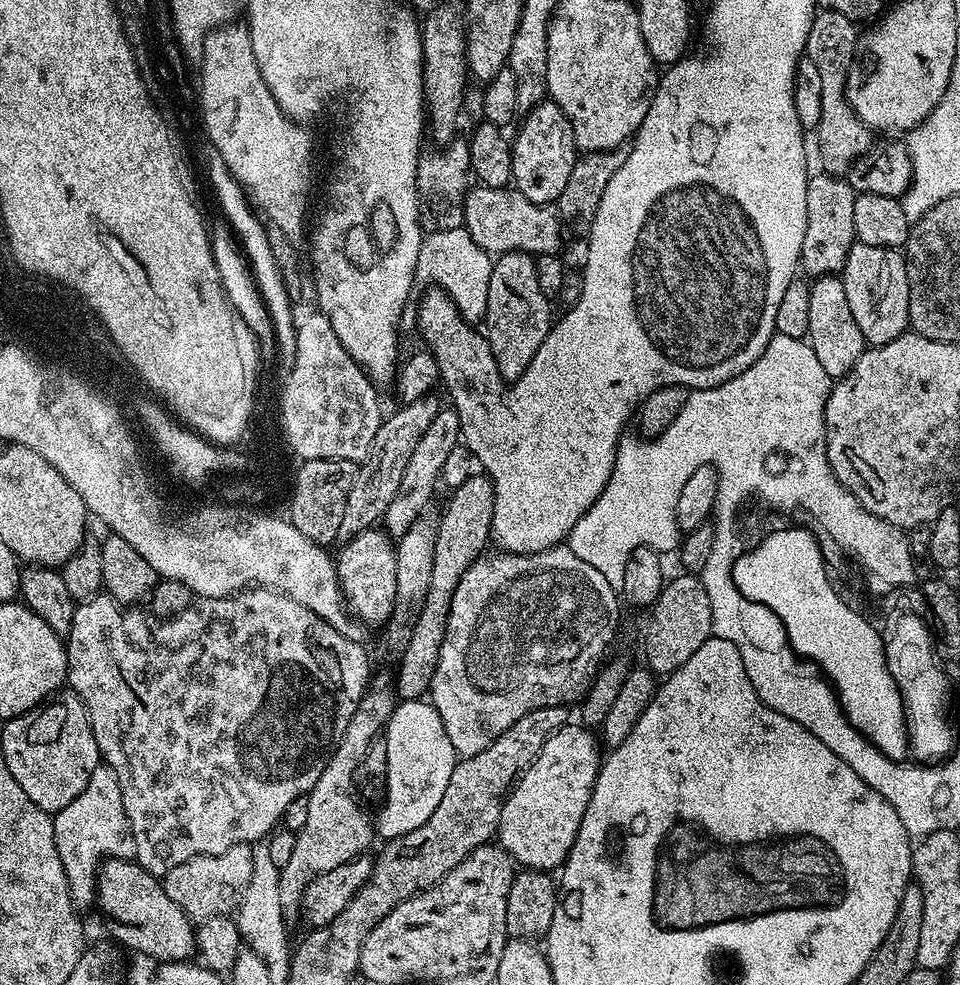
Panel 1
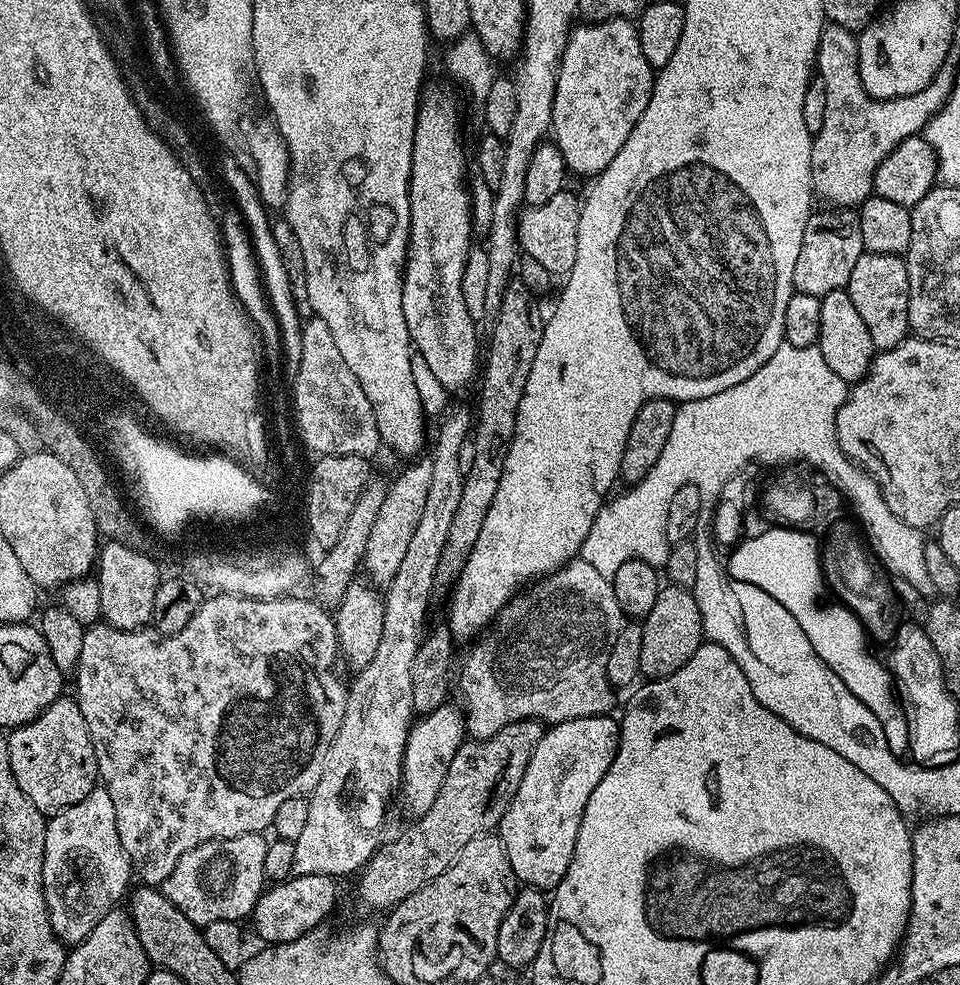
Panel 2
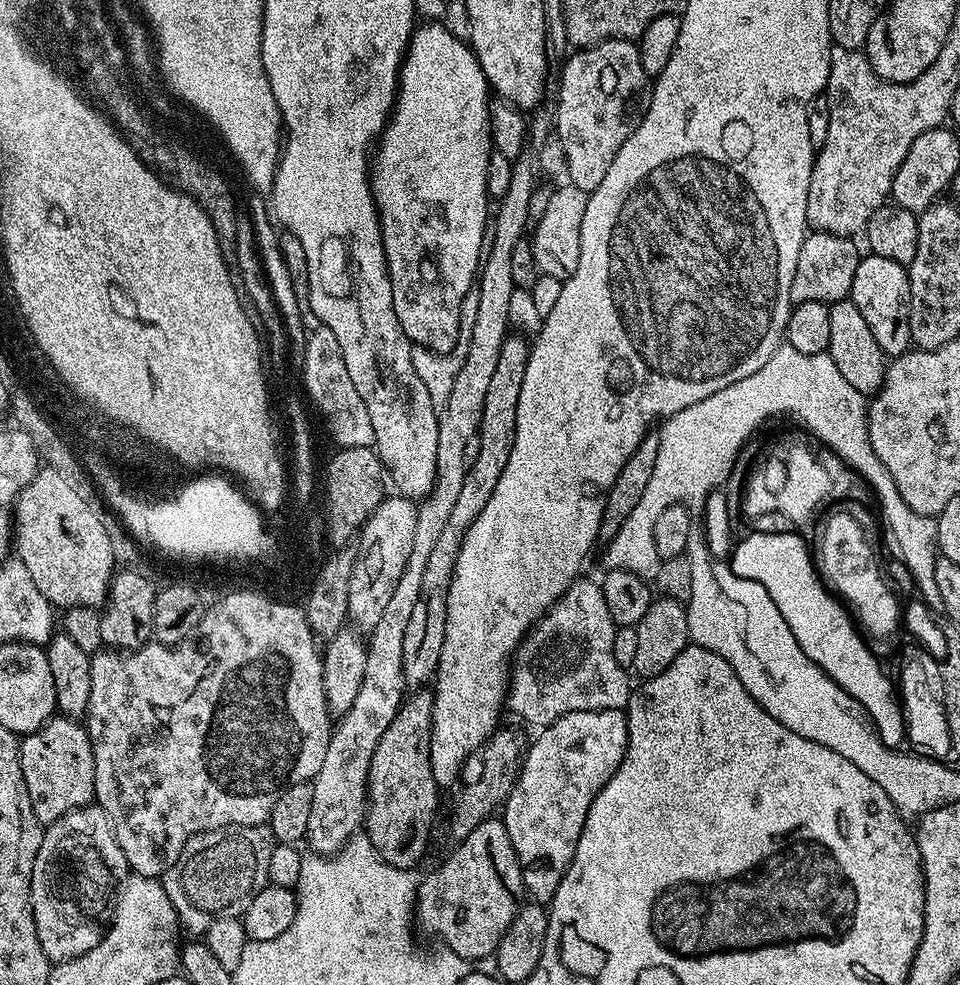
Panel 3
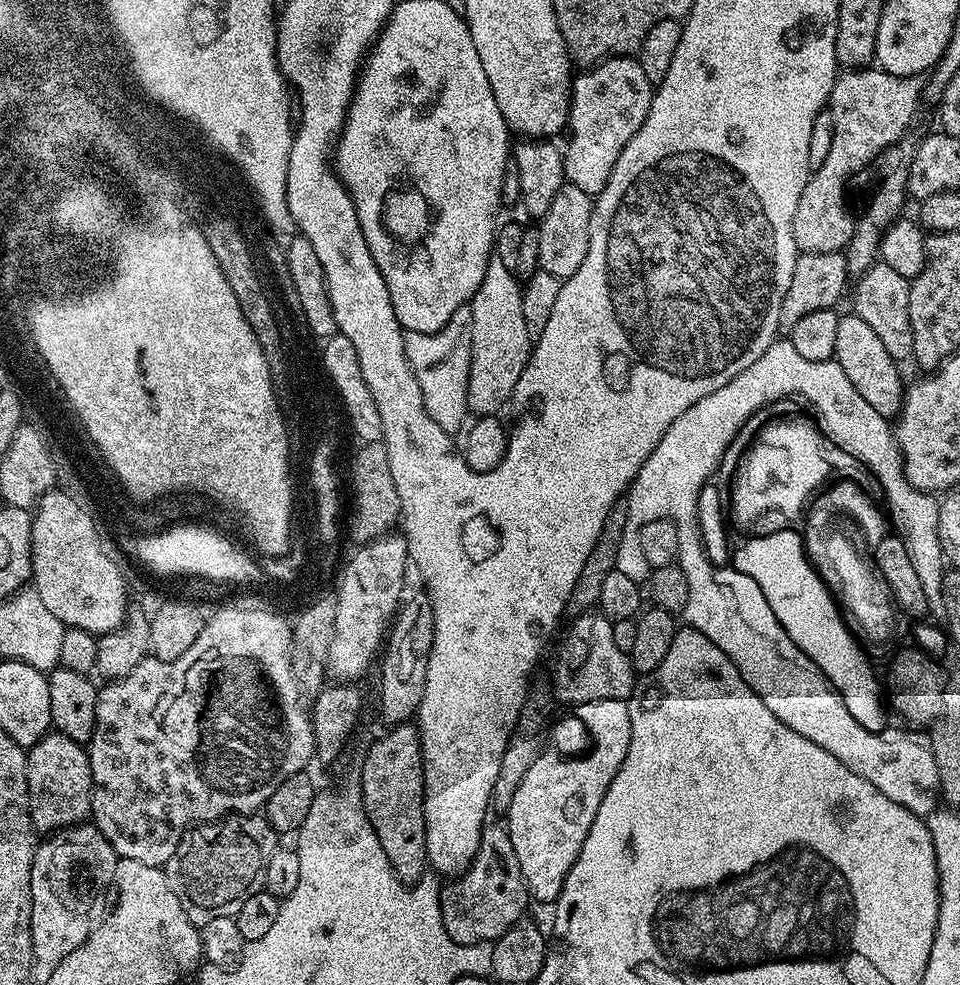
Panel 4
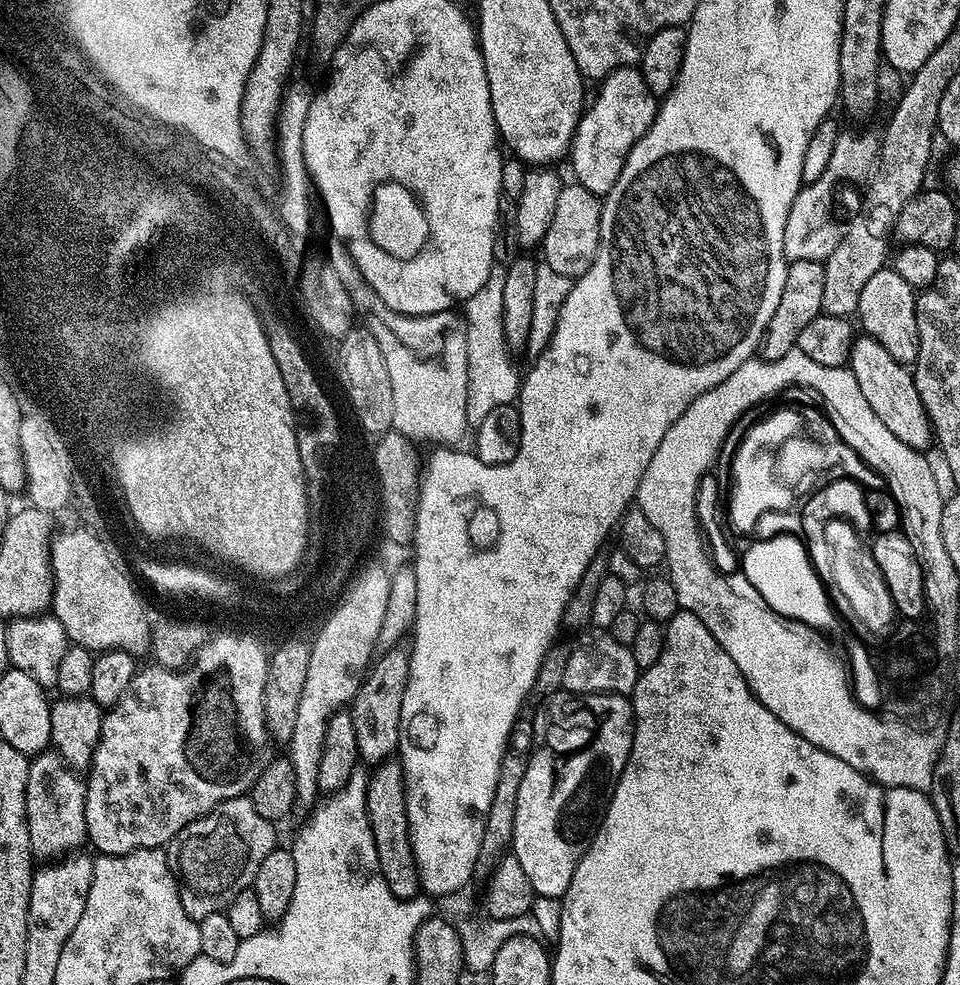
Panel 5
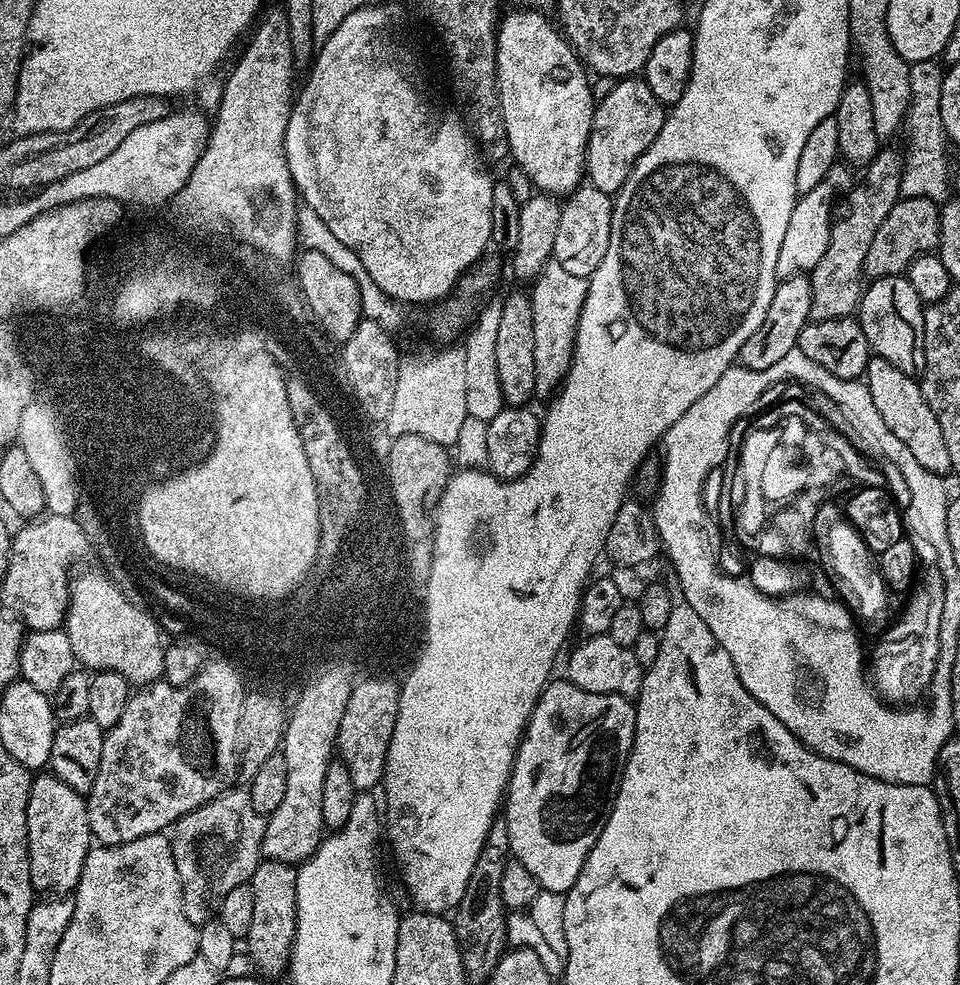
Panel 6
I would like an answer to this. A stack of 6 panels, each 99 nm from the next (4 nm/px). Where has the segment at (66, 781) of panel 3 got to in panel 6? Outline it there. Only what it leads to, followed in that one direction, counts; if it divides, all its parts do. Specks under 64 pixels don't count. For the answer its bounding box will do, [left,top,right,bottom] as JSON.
[26,774,94,894]

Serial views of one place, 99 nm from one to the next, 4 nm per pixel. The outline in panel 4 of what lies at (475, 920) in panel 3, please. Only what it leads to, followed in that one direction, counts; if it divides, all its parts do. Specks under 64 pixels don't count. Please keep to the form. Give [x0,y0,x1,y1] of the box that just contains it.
[440,823,530,944]

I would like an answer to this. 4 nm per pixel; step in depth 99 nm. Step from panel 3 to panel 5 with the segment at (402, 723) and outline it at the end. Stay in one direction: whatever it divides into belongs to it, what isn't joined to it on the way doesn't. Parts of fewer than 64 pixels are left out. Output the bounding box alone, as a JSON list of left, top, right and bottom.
[366,758,421,900]

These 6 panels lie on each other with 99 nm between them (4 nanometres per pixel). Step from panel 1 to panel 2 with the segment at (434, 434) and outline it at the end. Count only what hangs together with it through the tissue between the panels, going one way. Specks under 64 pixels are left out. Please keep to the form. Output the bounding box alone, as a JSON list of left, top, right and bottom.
[362,458,432,586]

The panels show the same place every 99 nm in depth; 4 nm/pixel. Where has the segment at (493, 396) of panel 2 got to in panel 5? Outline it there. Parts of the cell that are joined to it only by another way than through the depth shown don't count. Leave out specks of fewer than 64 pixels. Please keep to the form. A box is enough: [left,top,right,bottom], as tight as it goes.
[350,646,409,766]

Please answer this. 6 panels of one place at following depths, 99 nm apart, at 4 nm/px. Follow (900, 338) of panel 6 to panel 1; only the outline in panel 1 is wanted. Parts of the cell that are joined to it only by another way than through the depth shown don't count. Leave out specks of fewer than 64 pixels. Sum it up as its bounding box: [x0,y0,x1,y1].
[842,245,910,348]

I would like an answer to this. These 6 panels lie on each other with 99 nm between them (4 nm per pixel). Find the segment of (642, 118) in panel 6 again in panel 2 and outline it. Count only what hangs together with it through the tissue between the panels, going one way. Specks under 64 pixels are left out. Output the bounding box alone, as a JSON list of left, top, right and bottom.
[554,19,654,178]

